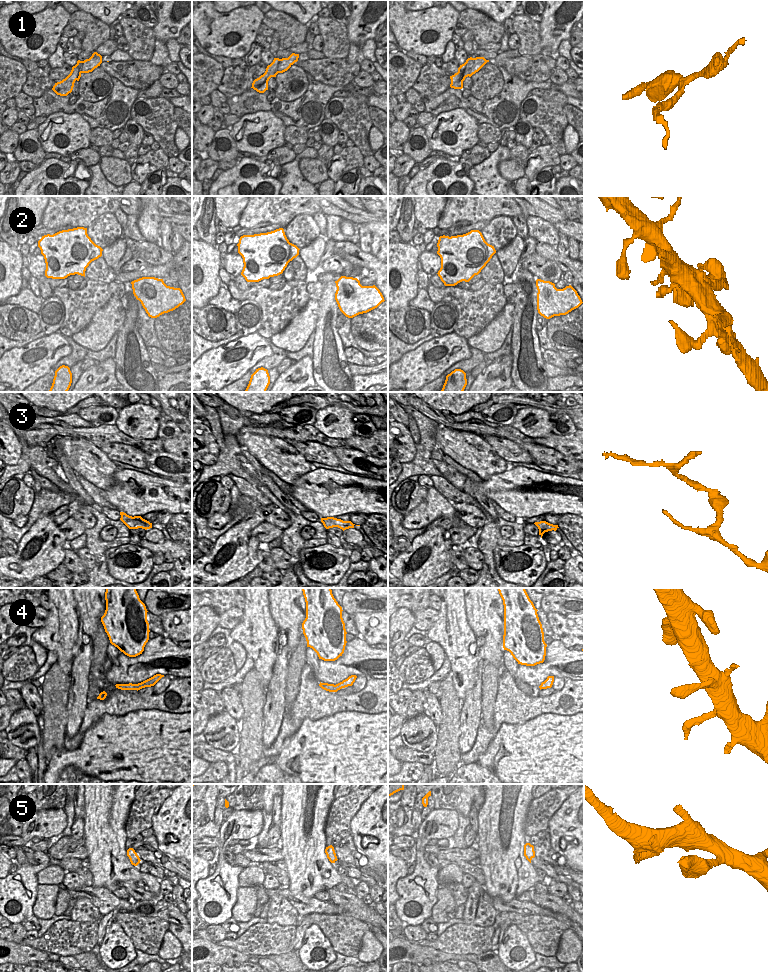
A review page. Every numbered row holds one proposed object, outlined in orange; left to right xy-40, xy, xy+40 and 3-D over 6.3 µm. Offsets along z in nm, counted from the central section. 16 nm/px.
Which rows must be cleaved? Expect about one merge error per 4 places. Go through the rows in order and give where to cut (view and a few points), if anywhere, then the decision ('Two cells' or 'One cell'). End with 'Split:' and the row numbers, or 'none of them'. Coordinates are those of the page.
1: Split along xy-40 (72, 68), (78, 72), (77, 79). Two cells
2: No split. One cell
3: Split along xy (345, 521), (352, 527). Two cells
4: No split. One cell
5: No split. One cell
Split: 1, 3

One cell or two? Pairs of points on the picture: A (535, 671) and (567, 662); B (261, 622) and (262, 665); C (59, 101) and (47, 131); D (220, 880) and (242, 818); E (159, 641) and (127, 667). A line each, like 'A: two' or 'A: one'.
A: one
B: one
C: two
D: one
E: one

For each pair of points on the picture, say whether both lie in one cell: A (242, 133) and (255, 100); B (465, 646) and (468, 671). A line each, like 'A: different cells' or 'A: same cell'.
A: different cells
B: same cell

